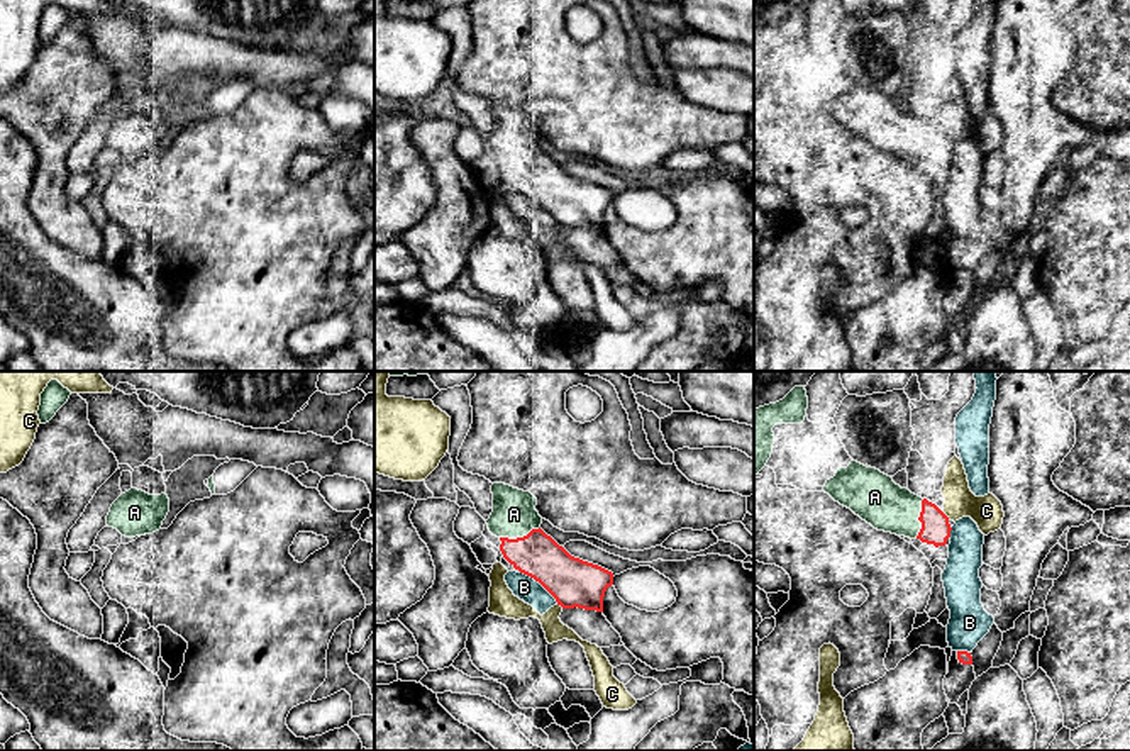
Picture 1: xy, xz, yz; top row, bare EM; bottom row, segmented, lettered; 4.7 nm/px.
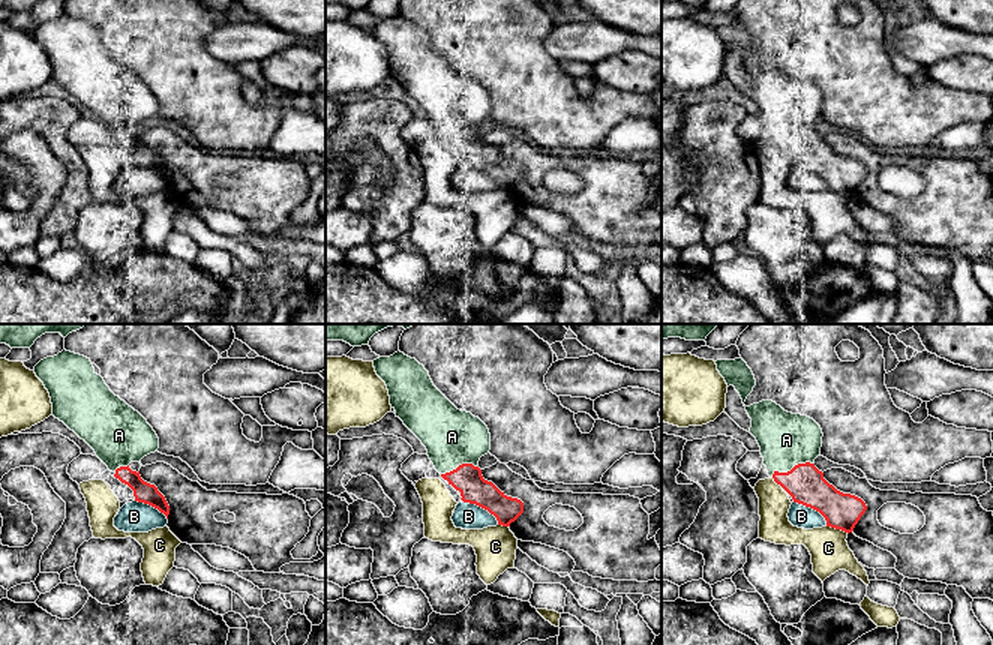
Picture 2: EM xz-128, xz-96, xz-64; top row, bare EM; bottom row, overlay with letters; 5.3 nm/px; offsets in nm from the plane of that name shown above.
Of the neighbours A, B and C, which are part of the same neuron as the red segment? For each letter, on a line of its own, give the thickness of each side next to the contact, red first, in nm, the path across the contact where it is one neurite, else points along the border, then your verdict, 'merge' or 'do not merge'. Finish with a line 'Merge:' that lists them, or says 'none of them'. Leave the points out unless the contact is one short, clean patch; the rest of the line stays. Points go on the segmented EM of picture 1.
A: 220/220 nm | merge
B: 220/120 nm | do not merge
C: 140/150 nm | do not merge
Merge: A

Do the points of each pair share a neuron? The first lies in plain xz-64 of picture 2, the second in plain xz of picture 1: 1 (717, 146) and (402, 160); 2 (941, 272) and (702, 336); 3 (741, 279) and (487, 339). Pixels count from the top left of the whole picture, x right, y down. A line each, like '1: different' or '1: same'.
1: different
2: same
3: same

